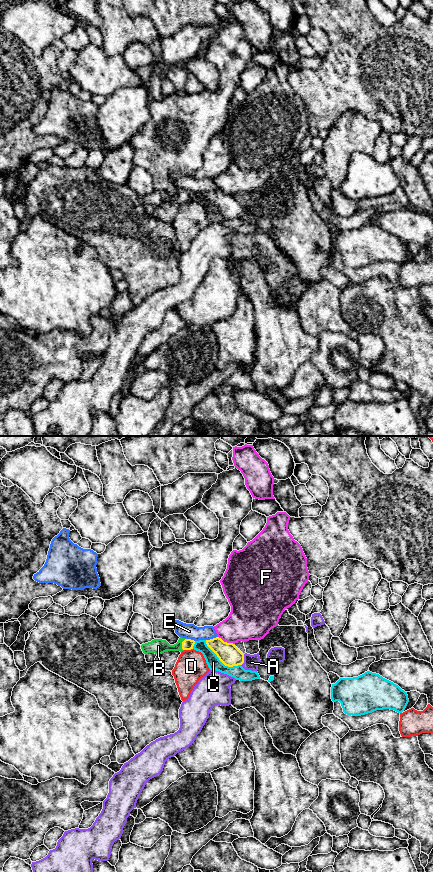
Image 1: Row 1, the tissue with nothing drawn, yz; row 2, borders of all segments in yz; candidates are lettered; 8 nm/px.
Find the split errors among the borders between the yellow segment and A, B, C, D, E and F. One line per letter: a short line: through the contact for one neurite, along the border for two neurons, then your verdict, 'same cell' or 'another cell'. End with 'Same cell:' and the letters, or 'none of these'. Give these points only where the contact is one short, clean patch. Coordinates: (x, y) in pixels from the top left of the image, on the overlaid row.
A: line yz (244, 654), (244, 662), (241, 665); another cell
B: line yz (187, 644), (182, 644), (177, 647), (158, 646); same cell
C: another cell
D: another cell
E: line yz (217, 636), (206, 640); another cell
F: line yz (218, 636), (224, 641), (234, 644); another cell
Same cell: B

